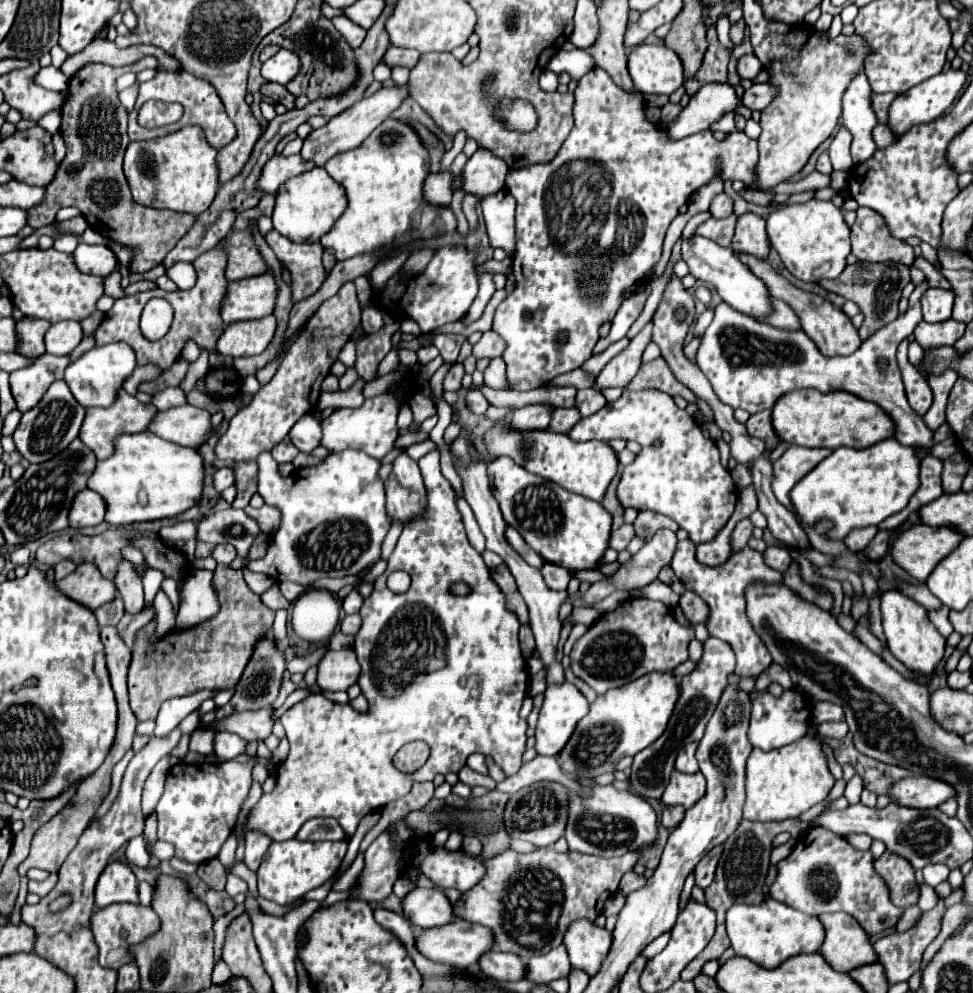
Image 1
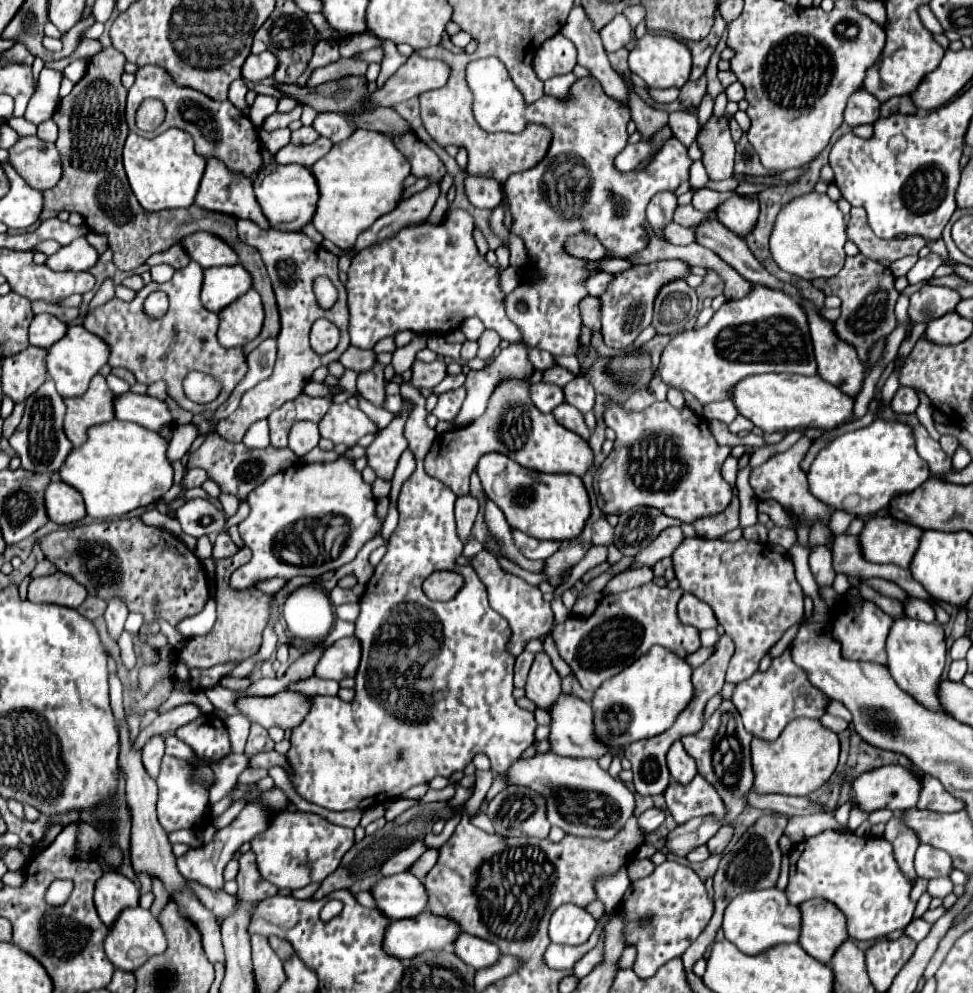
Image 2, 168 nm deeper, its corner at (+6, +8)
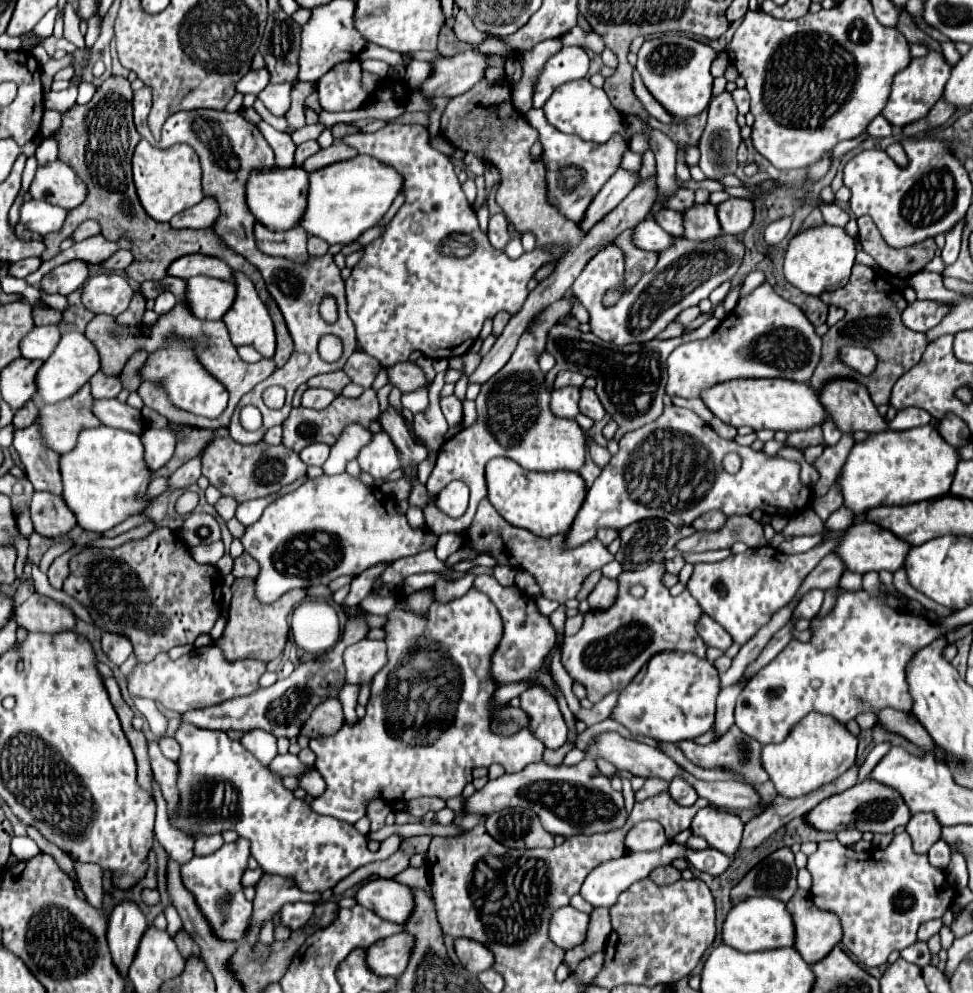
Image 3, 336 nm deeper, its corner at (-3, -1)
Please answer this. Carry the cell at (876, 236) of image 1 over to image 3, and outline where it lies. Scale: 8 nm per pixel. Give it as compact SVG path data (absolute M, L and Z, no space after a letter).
M867 215L859 217L857 225L859 225L863 251L869 253L875 259L875 263L891 277L907 279L915 273L923 271L923 267L935 257L937 245L933 239L925 239L925 243L921 243L921 245L895 249L895 247L889 247L885 243L885 239L881 239L877 225Z

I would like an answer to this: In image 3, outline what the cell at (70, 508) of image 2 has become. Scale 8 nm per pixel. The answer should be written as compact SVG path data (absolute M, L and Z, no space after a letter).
M33 493L31 519L35 533L45 537L67 535L77 525L75 515L69 511L65 501L49 493Z

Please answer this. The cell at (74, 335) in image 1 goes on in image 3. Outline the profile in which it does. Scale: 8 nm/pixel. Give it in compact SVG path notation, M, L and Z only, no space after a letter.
M57 325L35 327L33 331L29 331L29 335L25 335L25 339L21 339L21 355L25 359L45 361L55 351L59 337L61 333Z

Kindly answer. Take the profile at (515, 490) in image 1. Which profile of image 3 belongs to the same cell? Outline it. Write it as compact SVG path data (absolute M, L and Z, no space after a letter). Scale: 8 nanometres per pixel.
M497 457L487 463L485 469L489 501L493 507L515 527L523 527L541 537L551 537L557 533L569 531L577 511L583 505L587 495L585 483L579 473L571 471L553 471L549 475L537 471L525 471L517 463Z

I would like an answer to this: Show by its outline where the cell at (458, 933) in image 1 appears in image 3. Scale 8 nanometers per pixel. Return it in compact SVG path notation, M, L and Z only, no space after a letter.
M405 931L391 935L387 939L379 939L369 947L367 953L367 967L379 977L399 977L409 961L409 953L413 949L413 937Z

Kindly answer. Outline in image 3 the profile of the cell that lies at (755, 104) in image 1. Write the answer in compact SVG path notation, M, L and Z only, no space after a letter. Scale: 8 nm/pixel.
M735 89L733 91L733 101L735 101L741 115L749 113L749 93L745 89Z

